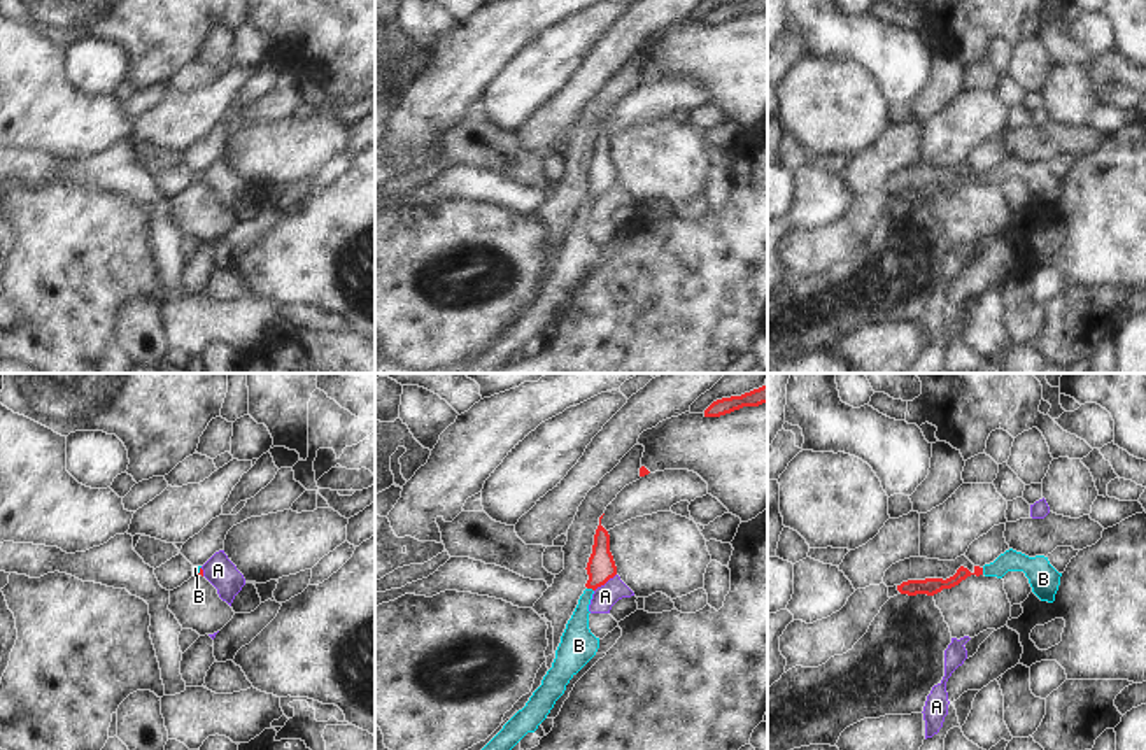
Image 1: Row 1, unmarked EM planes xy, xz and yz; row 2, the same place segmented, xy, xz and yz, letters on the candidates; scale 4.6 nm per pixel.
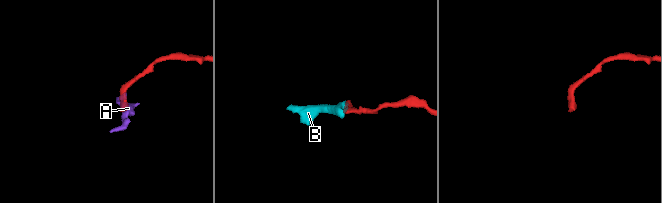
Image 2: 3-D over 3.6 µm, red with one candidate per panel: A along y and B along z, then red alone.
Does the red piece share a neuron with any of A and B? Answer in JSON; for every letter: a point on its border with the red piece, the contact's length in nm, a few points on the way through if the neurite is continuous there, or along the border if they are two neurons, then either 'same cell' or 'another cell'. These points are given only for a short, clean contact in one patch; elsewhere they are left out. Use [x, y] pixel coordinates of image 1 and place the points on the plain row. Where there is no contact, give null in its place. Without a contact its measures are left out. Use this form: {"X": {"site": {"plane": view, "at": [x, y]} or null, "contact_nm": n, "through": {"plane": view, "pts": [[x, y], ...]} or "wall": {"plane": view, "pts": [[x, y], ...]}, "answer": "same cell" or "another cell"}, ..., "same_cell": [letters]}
{"A": {"site": {"plane": "xz", "at": [605, 190]}, "contact_nm": 130, "wall": {"plane": "xz", "pts": [[615, 181], [594, 198]]}, "answer": "another cell"}, "B": {"site": {"plane": "xz", "at": [591, 195]}, "contact_nm": 40, "through": {"plane": "xz", "pts": [[601, 174], [591, 195], [582, 212], [577, 247]]}, "answer": "same cell"}, "same_cell": ["B"]}

